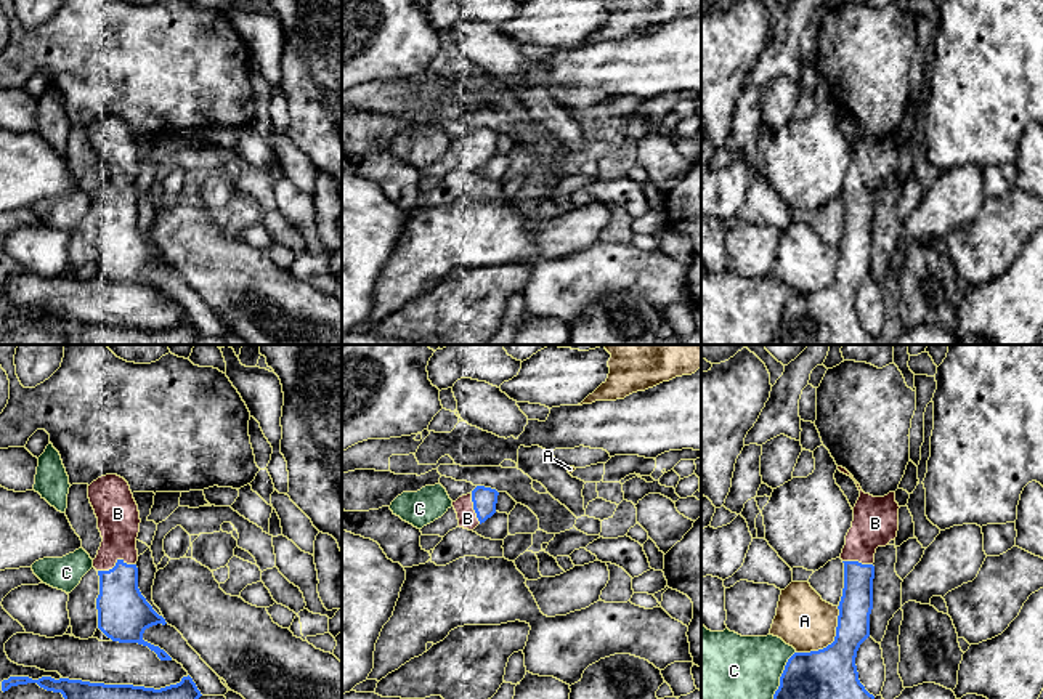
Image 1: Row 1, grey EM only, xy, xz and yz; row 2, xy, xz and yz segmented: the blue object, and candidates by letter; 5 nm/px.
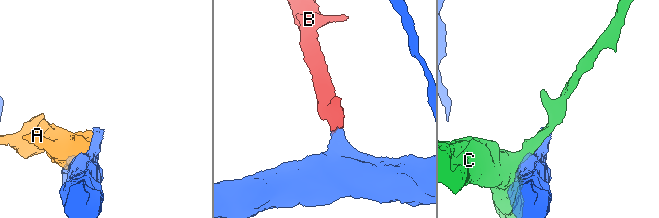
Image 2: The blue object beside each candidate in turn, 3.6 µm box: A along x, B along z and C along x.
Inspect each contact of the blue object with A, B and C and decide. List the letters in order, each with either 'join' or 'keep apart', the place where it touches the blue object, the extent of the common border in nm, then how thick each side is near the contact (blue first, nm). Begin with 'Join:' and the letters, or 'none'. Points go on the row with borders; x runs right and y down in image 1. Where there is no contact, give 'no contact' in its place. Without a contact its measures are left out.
Join: B
A: keep apart; contact yz (833, 642); length 320 nm; calibres 260 and 280 nm
B: join; contact xy (116, 563); length 200 nm; calibres 260 and 220 nm
C: keep apart; contact yz (782, 675); length 260 nm; calibres 260 and 320 nm

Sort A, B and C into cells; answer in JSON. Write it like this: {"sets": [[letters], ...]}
{"sets": [["A"], ["B"], ["C"]]}

